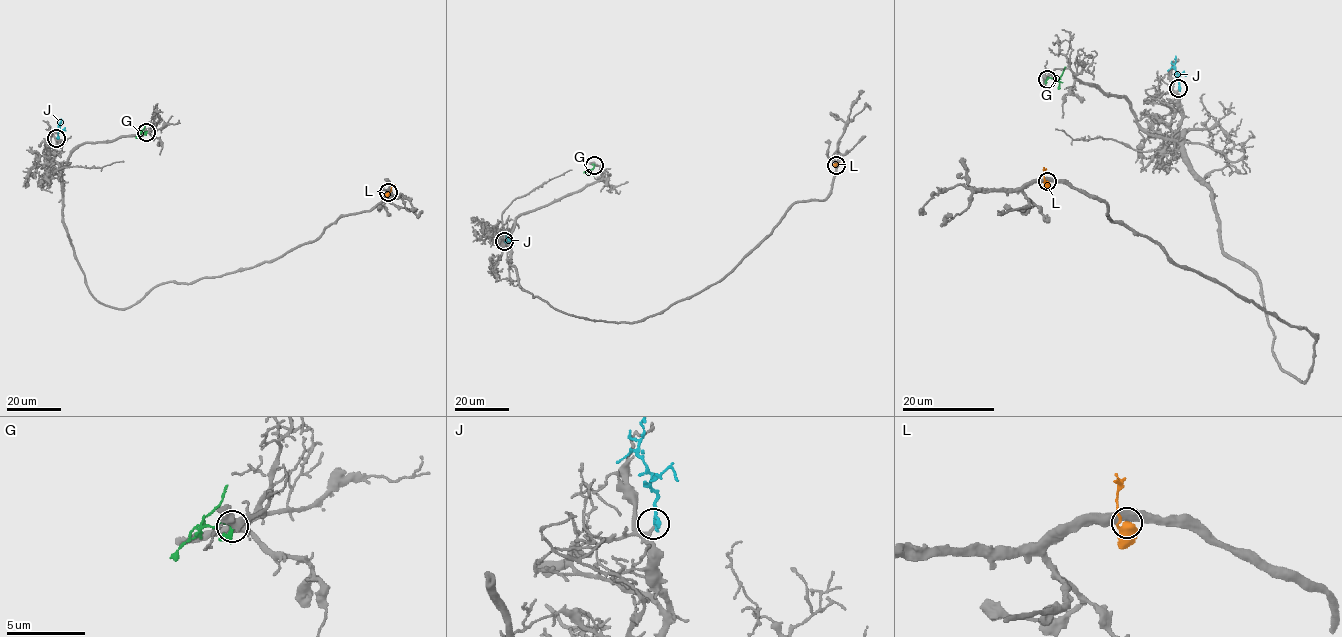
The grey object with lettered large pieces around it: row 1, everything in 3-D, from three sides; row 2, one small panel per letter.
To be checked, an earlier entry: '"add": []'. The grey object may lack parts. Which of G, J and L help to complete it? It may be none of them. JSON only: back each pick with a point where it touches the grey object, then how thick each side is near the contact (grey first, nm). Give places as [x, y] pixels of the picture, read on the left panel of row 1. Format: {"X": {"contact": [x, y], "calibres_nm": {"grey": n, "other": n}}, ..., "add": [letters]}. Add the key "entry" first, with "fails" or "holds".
{"entry": "fails", "J": {"contact": [56, 138], "calibres_nm": {"grey": 240, "other": 170}}, "add": ["J"]}

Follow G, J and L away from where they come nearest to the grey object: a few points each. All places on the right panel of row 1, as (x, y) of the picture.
G: (1046, 79), (1058, 79), (1065, 66)
J: (1178, 88), (1176, 58)
L: (1046, 182), (1043, 169)

